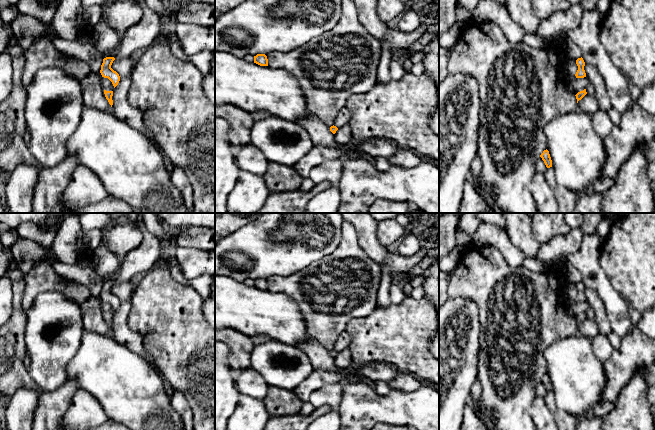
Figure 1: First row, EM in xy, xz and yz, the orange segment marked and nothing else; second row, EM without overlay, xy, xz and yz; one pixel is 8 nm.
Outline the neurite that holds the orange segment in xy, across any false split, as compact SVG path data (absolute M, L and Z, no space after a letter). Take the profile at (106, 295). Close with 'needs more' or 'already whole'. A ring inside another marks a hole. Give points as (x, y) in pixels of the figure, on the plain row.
M114 281L104 282L103 287L101 289L100 297L101 297L102 301L108 302L112 306L112 308L115 312L120 305L120 300L116 295L114 295L111 292L111 289L112 289L114 284L115 284Z; already whole

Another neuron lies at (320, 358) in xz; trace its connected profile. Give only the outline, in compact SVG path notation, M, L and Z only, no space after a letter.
M307 340L296 345L309 357L314 369L323 369L327 371L340 370L345 373L345 380L352 383L363 382L355 368L340 369L335 364L335 358L330 355L330 351L321 345L317 340Z

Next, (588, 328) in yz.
M586 318L577 328L580 335L588 337L591 340L599 334L595 319Z

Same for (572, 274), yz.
M567 264L564 273L567 281L571 283L577 284L578 282L582 281L580 272L572 264Z

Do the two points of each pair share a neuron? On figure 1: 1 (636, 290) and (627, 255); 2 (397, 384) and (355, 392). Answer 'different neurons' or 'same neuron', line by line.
1: same neuron
2: different neurons

